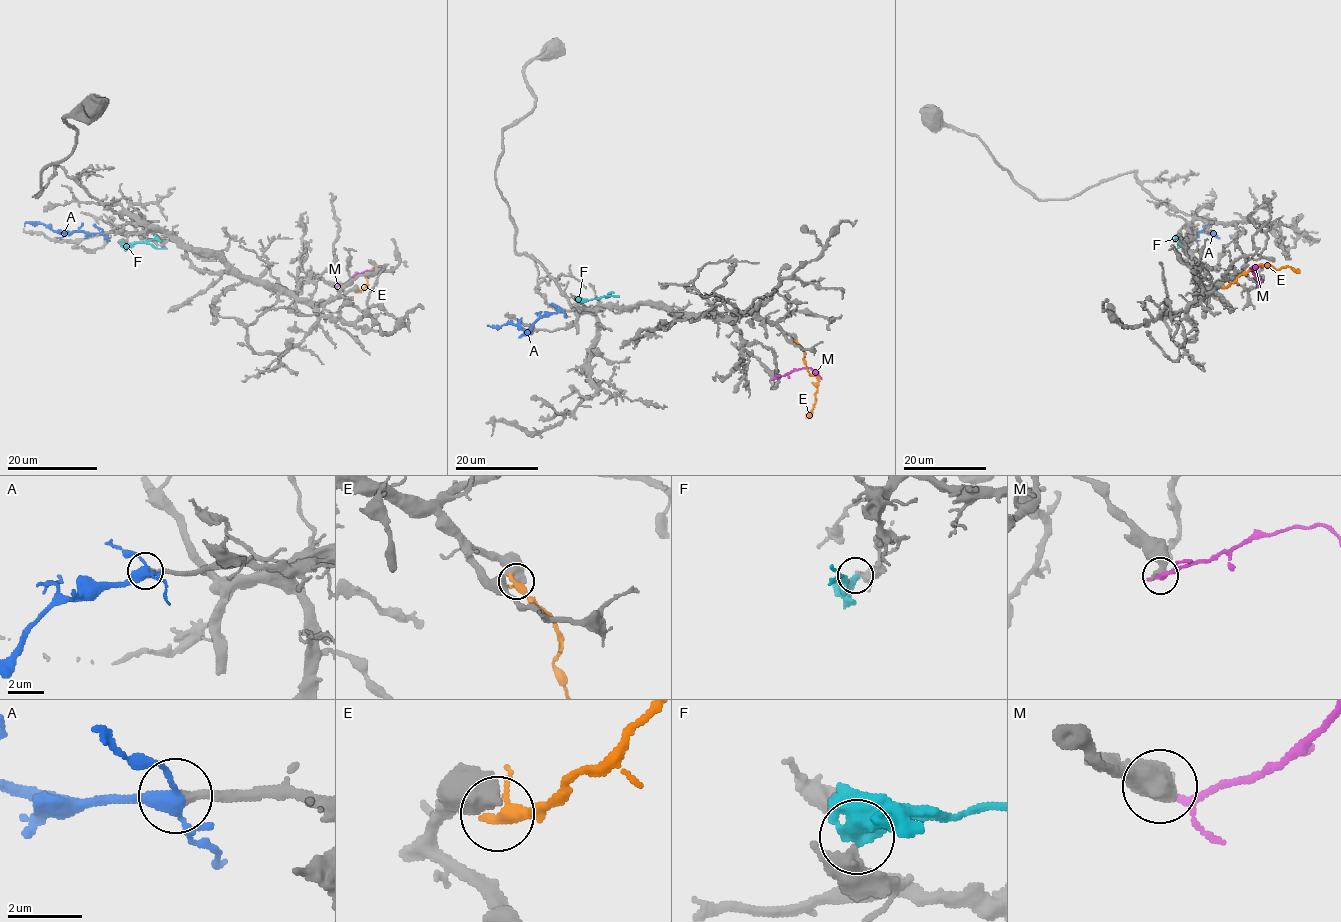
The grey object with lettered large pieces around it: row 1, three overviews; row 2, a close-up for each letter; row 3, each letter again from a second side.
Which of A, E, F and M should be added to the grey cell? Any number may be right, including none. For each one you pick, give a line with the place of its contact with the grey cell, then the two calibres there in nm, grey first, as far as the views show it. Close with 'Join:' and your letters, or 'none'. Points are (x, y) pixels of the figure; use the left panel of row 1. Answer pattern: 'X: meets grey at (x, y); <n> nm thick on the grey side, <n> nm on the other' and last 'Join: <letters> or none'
A: meets grey at (103, 232); 280 nm thick on the grey side, 340 nm on the other
Join: A

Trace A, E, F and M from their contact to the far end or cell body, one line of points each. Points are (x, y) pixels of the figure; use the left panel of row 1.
A: (103, 233), (61, 232), (39, 223), (25, 223), (24, 226)
E: (356, 291), (360, 291), (367, 283), (366, 276), (374, 267), (382, 267), (378, 272), (376, 269), (368, 273)
F: (123, 242), (167, 248)
M: (332, 284), (346, 283), (355, 274), (385, 267)

